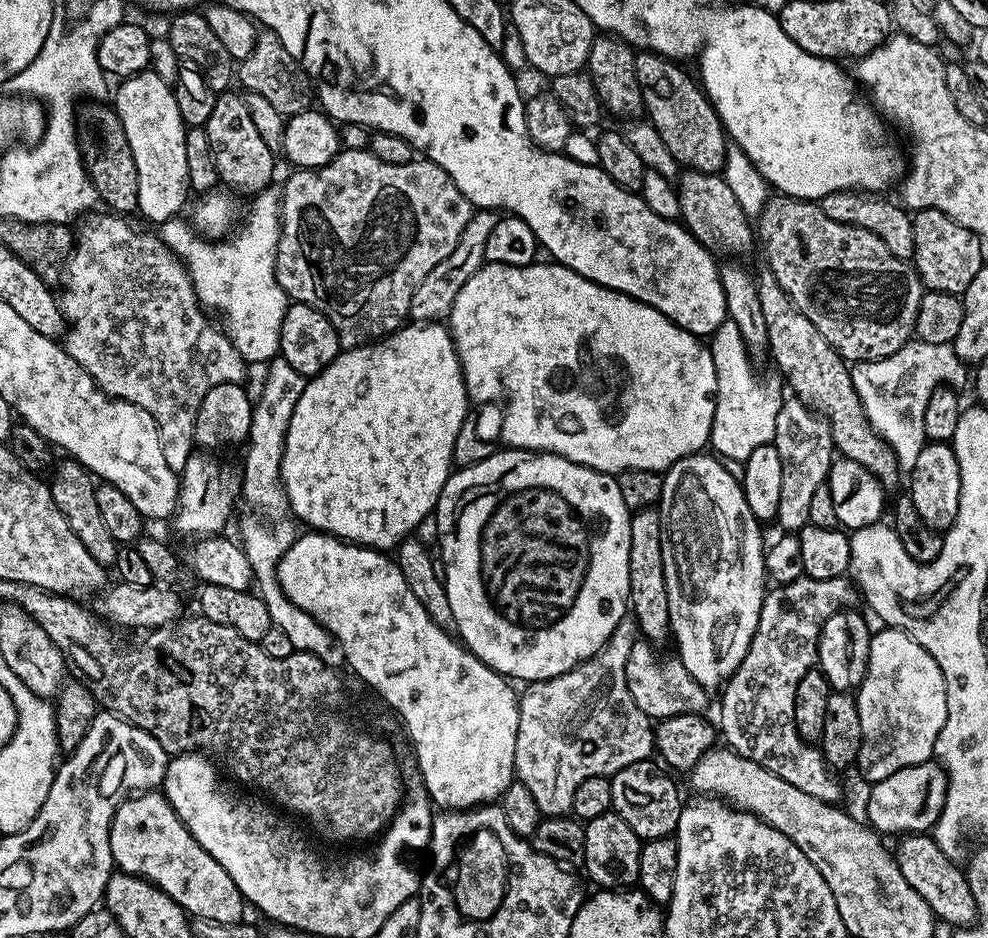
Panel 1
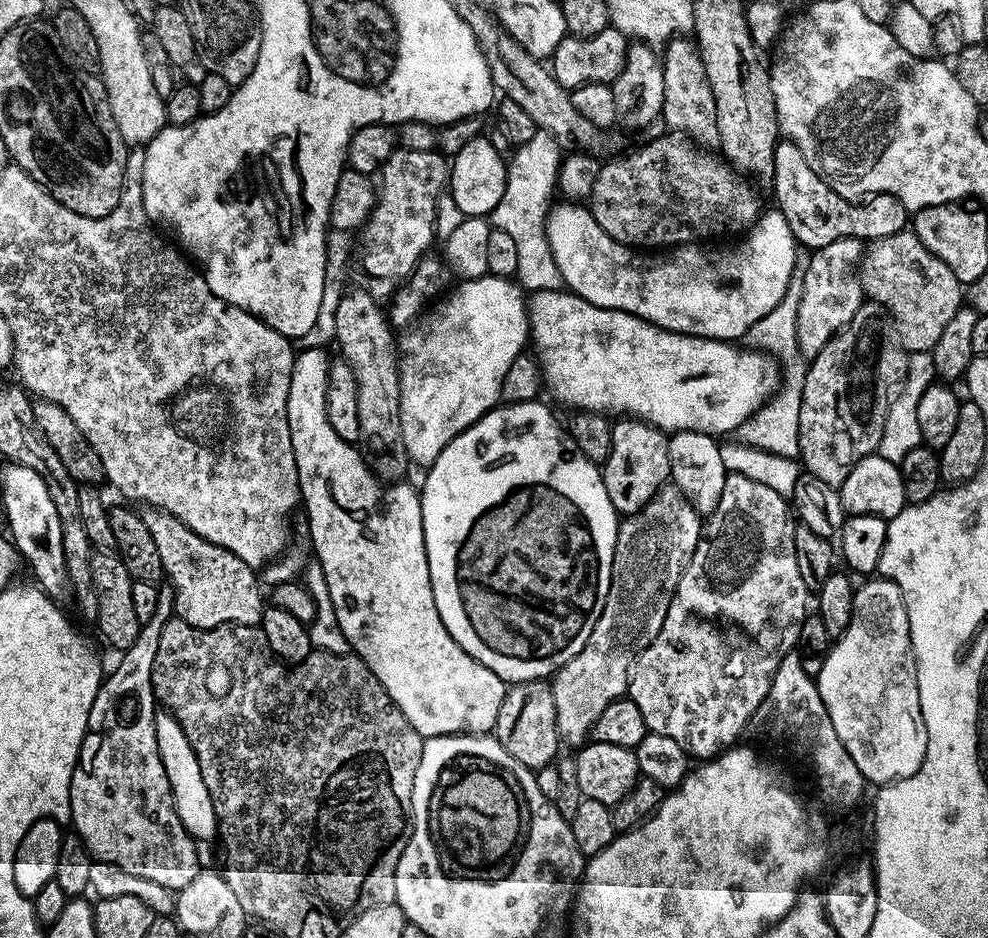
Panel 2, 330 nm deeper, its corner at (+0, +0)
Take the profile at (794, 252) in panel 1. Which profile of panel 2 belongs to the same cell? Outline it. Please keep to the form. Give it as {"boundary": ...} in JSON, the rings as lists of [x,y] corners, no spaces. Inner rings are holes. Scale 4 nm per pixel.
{"boundary":[[[911,230],[871,241],[862,261],[860,281],[871,303],[886,306],[909,353],[931,352],[950,318],[962,307],[962,285],[954,278],[954,270],[930,254]]]}

